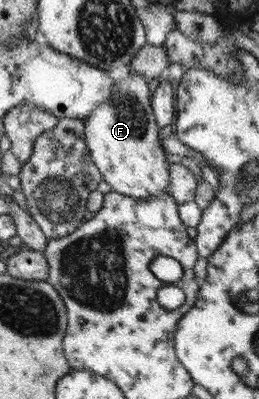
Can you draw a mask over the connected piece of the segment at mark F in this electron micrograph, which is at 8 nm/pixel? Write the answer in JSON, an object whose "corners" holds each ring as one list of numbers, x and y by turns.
{"corners":[[128,72,121,81,115,81,111,89,111,97,107,103,97,106,84,120,84,139,93,165,97,168,102,181,110,186,113,192,131,198,147,198,168,192,169,172,164,157,164,150,157,137,158,126,150,106,150,93,145,77]]}

